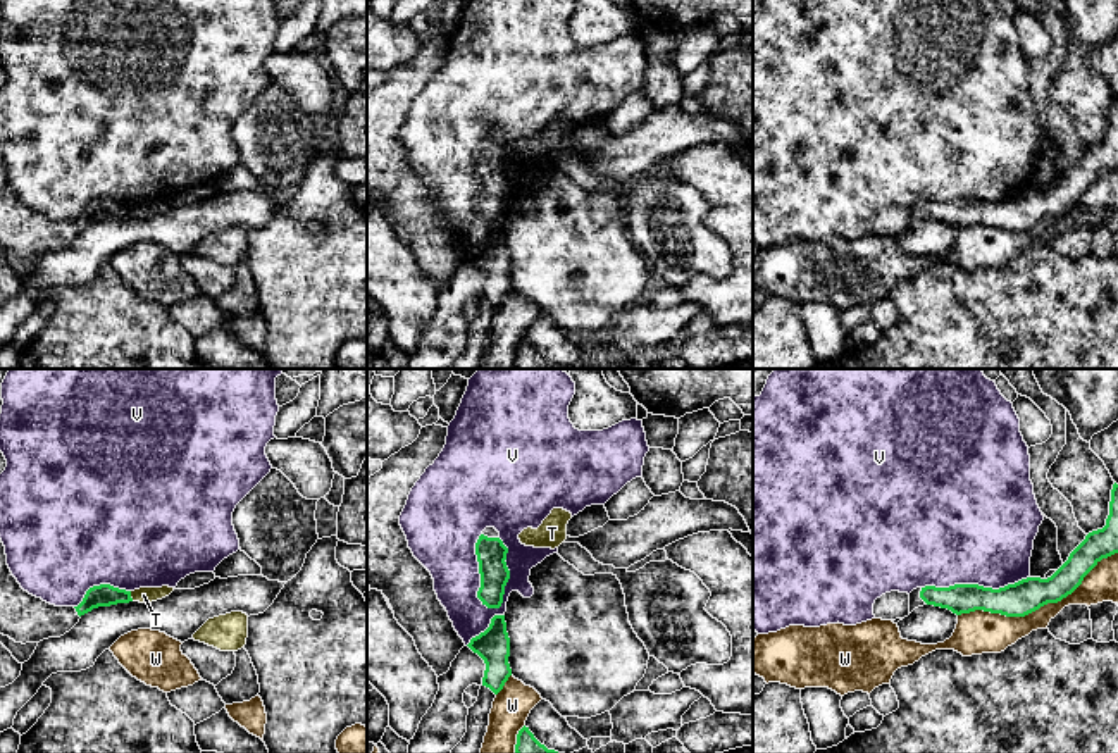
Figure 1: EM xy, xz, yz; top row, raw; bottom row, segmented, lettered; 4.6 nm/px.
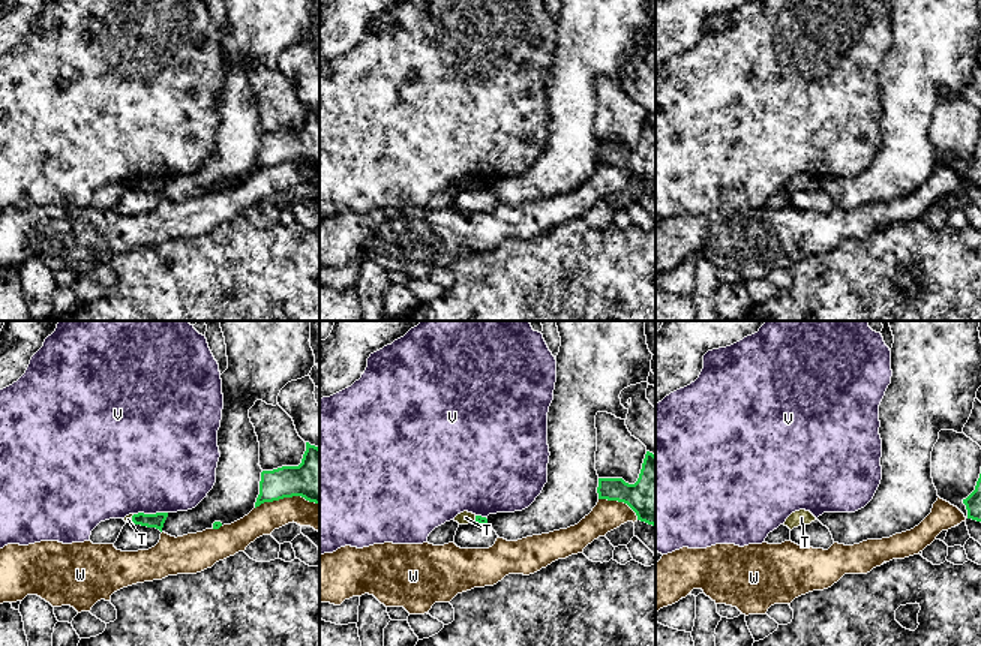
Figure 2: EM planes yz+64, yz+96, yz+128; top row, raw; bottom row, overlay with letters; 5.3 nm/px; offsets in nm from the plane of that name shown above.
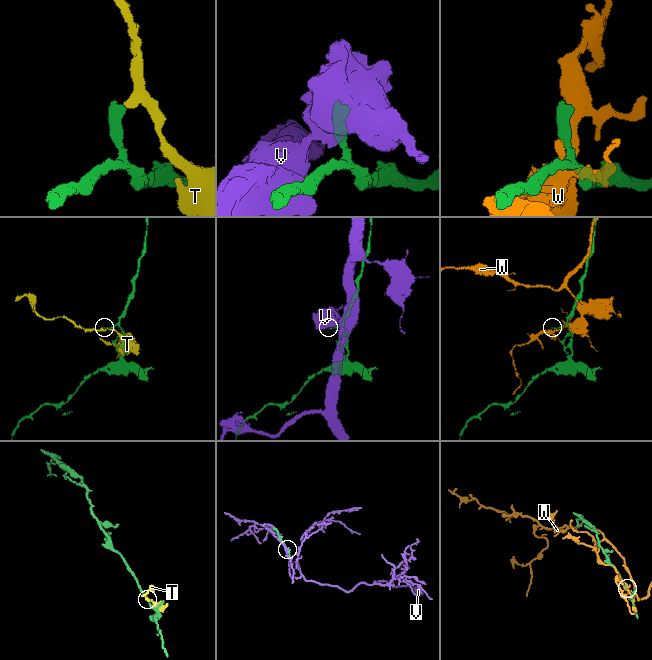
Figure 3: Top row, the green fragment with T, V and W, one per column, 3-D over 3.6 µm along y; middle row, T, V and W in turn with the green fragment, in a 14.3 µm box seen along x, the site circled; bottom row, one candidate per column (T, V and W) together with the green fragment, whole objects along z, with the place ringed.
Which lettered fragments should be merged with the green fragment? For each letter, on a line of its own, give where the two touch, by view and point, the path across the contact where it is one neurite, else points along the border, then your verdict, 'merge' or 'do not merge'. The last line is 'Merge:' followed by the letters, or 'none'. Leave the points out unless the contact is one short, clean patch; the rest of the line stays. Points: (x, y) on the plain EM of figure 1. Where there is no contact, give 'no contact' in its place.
T: meets green in xy at (130, 211); do not merge
V: meets green in xz at (481, 190); do not merge
W: meets green in yz at (1037, 223); do not merge
Merge: none

